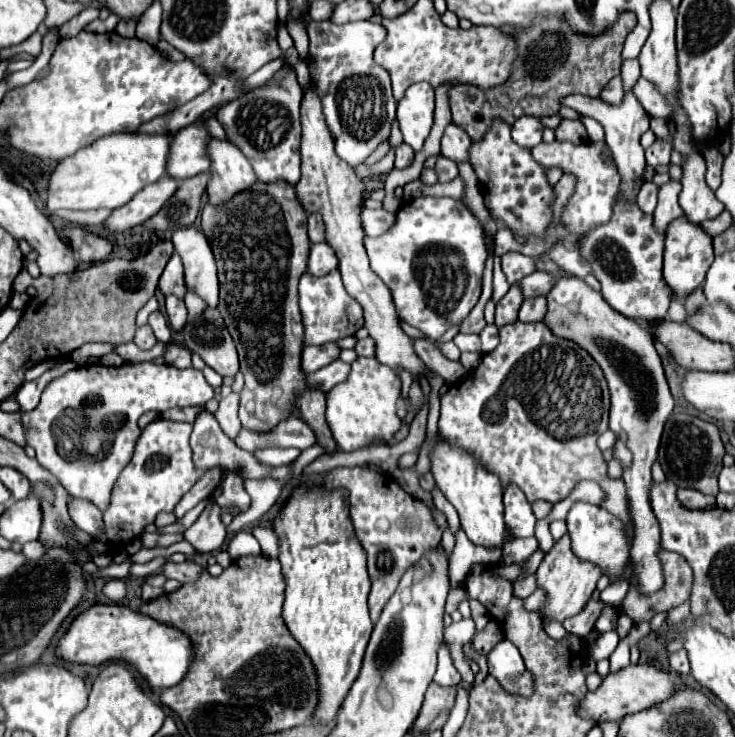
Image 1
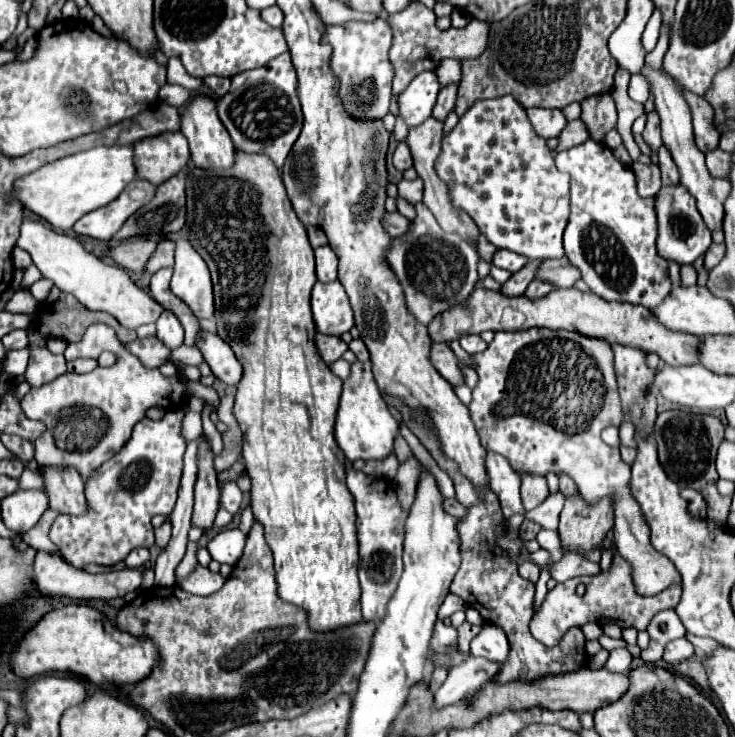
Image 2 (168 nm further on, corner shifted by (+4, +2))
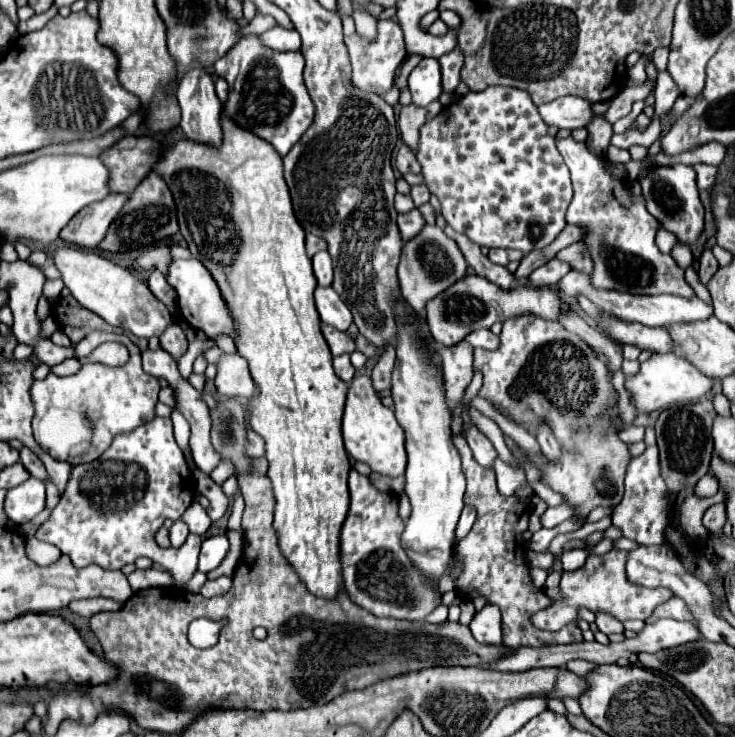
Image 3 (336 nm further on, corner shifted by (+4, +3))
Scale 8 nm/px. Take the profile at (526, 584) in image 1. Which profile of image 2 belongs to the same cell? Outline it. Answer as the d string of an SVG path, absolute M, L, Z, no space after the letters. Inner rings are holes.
M525 560L525 562L519 564L519 574L521 574L523 578L527 578L527 580L537 582L537 578L539 578L539 566L533 564L531 560Z

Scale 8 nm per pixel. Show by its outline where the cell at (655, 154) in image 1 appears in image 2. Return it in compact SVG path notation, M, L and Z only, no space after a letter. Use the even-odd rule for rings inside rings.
M651 110L651 112L647 114L647 126L645 126L645 130L643 130L643 140L645 140L649 146L653 146L653 148L659 148L659 146L663 144L657 110Z

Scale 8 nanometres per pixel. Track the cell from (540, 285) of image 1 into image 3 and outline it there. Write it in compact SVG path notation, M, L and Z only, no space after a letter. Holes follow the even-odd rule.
M573 243L565 249L561 249L557 253L557 259L565 261L573 271L579 271L579 273L591 273L593 271L593 263L591 263L589 255L585 255L585 247L581 247L579 243Z

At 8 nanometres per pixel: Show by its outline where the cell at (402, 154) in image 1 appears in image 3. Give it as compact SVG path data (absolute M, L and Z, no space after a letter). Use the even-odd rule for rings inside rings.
M401 145L397 159L395 159L395 167L399 169L399 173L419 173L421 165L417 163L417 157L413 151L409 151L409 147Z

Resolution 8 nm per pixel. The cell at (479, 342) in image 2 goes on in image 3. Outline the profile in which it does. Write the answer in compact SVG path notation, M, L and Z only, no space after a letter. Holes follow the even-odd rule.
M479 329L479 331L473 331L465 337L465 341L471 345L471 347L483 347L483 349L497 349L499 347L499 337L493 335L489 329Z

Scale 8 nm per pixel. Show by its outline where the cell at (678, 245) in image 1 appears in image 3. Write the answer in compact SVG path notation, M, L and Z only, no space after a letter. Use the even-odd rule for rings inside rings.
M667 165L667 167L653 167L647 175L639 177L643 197L647 203L647 211L659 221L659 225L677 235L679 243L693 245L701 237L705 229L705 211L699 199L699 189L695 181L693 167L687 165Z

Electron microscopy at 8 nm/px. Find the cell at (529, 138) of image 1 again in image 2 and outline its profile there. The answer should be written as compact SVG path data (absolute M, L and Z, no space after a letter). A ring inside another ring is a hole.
M529 108L527 116L529 116L535 132L543 138L559 136L567 122L563 110L559 110L559 108Z

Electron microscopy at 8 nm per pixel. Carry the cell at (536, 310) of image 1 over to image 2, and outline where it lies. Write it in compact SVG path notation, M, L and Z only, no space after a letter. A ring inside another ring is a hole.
M533 280L533 282L527 286L525 296L527 296L527 298L541 298L541 296L547 296L551 290L553 290L551 284L541 284L541 280Z

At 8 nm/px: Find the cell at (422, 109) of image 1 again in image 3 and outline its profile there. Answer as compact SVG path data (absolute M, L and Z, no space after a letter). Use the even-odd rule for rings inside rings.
M421 59L421 63L409 75L409 91L413 105L427 107L441 95L441 71L437 59Z

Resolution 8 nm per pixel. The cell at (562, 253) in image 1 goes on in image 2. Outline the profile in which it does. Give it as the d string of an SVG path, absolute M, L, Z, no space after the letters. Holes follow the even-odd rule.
M501 96L493 100L479 100L457 126L443 136L441 156L435 164L437 176L447 184L451 204L457 210L467 212L479 226L481 234L495 248L523 254L531 260L547 260L563 256L563 230L569 218L569 176L555 166L553 152L547 146L547 138L537 136L529 124L525 108L513 100L513 96Z

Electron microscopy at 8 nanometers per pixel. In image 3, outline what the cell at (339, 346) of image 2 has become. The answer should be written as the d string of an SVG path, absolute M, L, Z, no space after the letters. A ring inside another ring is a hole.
M321 325L321 333L323 333L323 337L325 337L325 341L327 341L333 357L355 351L355 341L347 333L337 331L333 327L327 327L327 325Z

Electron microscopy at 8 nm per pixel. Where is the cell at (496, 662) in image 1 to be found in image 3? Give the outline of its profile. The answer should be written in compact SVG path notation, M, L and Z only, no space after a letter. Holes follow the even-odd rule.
M485 605L479 613L475 613L469 625L473 637L483 645L501 645L501 613L493 605Z

